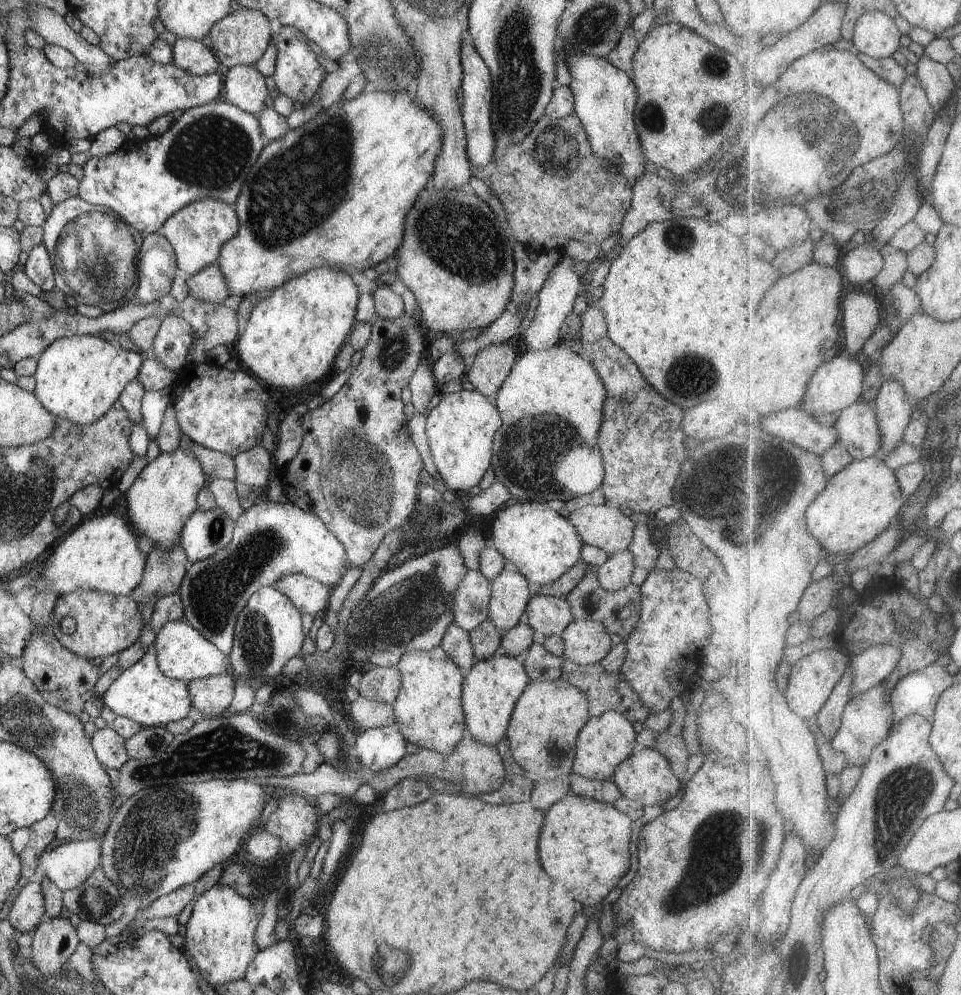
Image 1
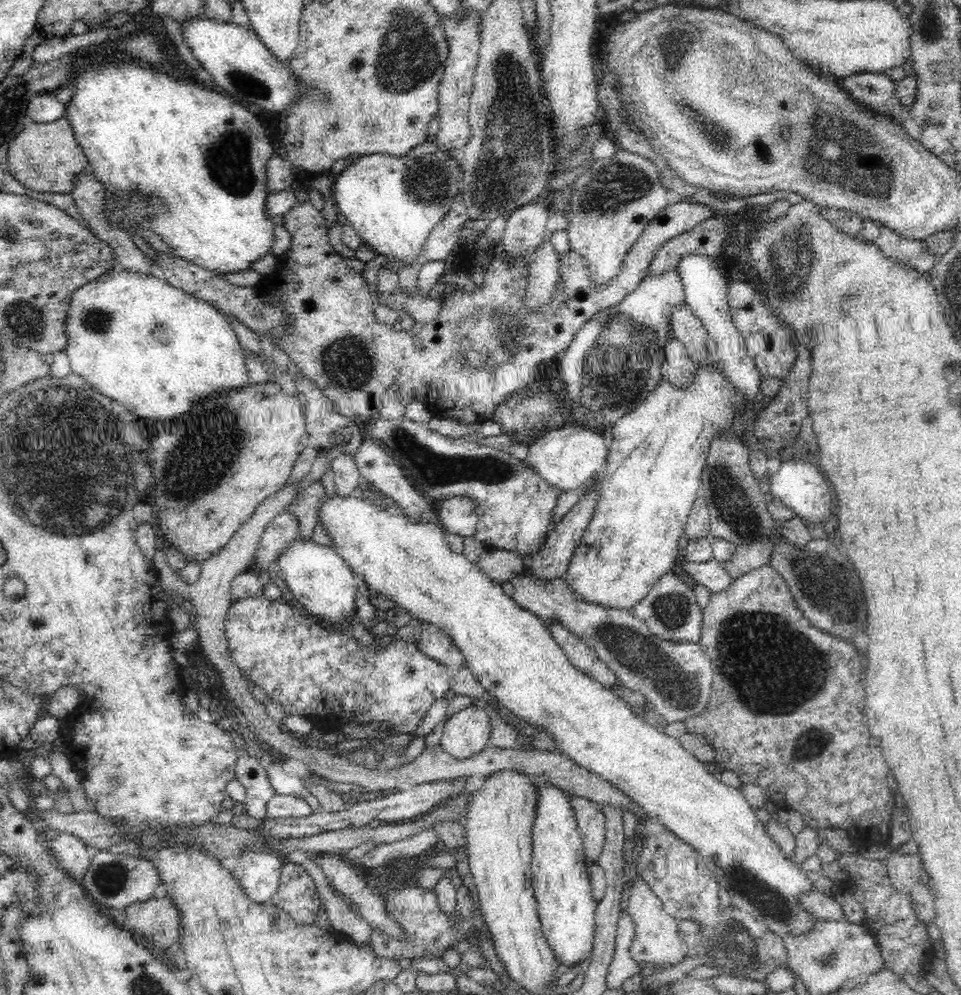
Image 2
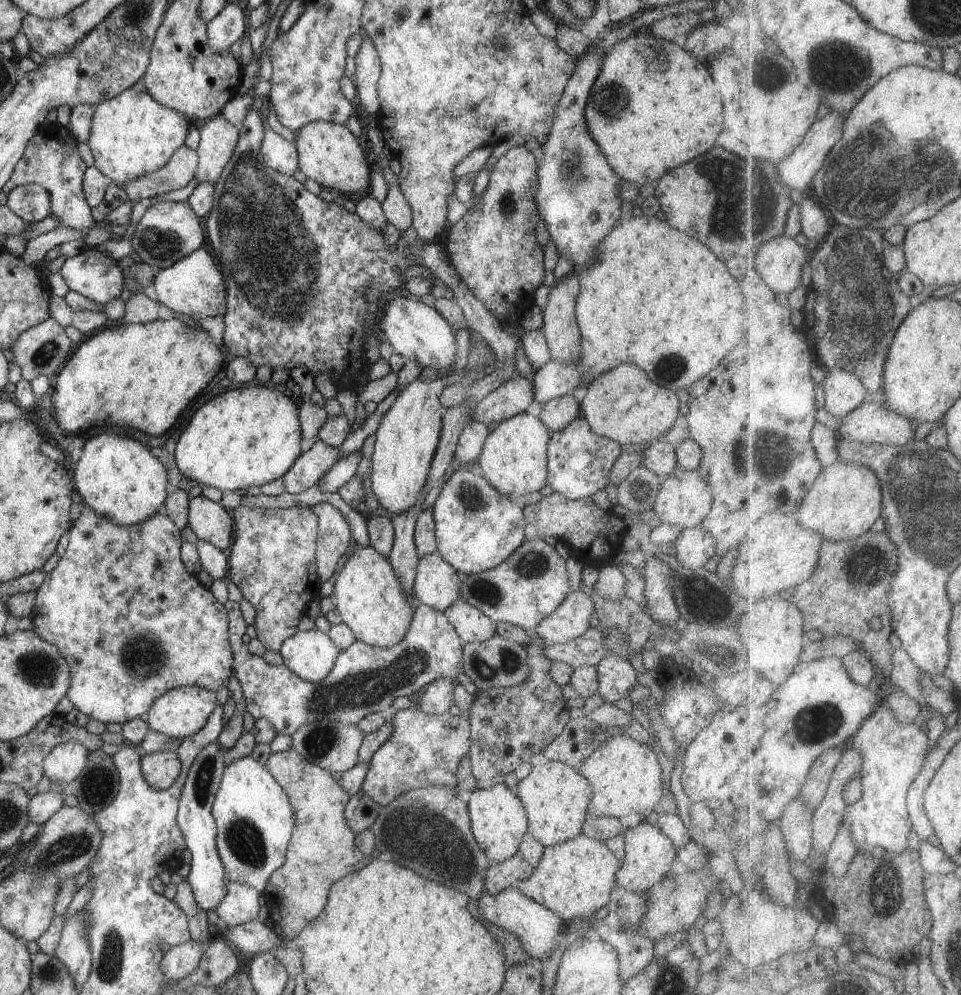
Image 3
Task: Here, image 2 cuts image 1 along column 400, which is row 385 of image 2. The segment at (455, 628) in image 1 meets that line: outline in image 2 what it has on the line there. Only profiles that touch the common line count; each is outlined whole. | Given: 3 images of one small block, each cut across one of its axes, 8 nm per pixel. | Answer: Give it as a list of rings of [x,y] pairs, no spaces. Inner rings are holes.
[[[716,360],[709,364],[709,367],[700,365],[697,367],[695,377],[691,385],[685,387],[677,387],[672,385],[668,379],[662,377],[657,384],[657,387],[653,391],[650,391],[648,397],[646,397],[640,404],[637,404],[631,412],[626,413],[614,422],[613,426],[607,431],[612,436],[612,442],[609,449],[609,454],[606,463],[603,467],[603,472],[598,473],[598,479],[595,482],[596,487],[589,488],[582,498],[567,512],[567,514],[561,519],[561,521],[554,525],[549,535],[546,537],[542,548],[534,555],[528,566],[528,572],[538,579],[555,579],[564,577],[570,585],[572,592],[582,597],[582,601],[592,602],[596,605],[602,605],[602,607],[614,607],[614,609],[630,609],[637,605],[650,592],[652,586],[658,579],[666,572],[670,571],[670,568],[681,559],[681,553],[678,549],[678,540],[682,538],[682,532],[686,526],[688,516],[694,506],[694,501],[698,496],[698,490],[700,486],[700,478],[702,478],[702,470],[706,466],[706,457],[709,456],[710,444],[714,438],[720,438],[725,436],[728,429],[731,428],[734,418],[738,416],[738,408],[733,400],[730,403],[731,396],[734,396],[736,389],[732,385],[732,381],[724,374],[724,369],[718,365]]]

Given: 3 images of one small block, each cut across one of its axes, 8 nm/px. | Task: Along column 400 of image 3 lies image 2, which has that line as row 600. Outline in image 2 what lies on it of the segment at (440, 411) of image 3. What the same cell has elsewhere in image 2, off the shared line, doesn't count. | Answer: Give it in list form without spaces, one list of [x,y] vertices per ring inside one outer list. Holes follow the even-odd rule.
[[[353,493],[350,496],[340,497],[336,494],[331,497],[324,497],[318,509],[317,520],[323,524],[323,528],[331,538],[331,546],[343,558],[343,561],[351,568],[355,576],[363,576],[363,580],[368,586],[369,590],[374,594],[380,594],[383,598],[396,602],[396,607],[402,610],[407,610],[411,614],[411,618],[417,618],[419,621],[437,626],[444,634],[449,636],[449,639],[458,647],[462,652],[465,659],[466,667],[474,674],[476,681],[491,695],[495,697],[500,705],[506,706],[511,710],[514,716],[518,716],[524,721],[527,721],[534,727],[540,727],[542,731],[547,732],[558,745],[559,752],[570,757],[574,764],[581,766],[583,769],[589,770],[591,773],[597,774],[604,780],[611,782],[611,785],[616,786],[622,790],[626,797],[630,798],[638,807],[644,809],[648,817],[656,818],[662,824],[666,825],[667,830],[674,833],[674,836],[680,838],[686,844],[690,845],[697,853],[698,856],[706,863],[708,870],[716,877],[719,888],[727,890],[731,896],[731,904],[752,915],[756,920],[764,923],[770,930],[772,930],[779,938],[783,939],[791,934],[791,936],[800,936],[806,932],[812,932],[814,925],[820,921],[814,918],[809,912],[806,912],[797,901],[802,893],[809,891],[813,888],[814,877],[811,876],[804,867],[795,864],[788,855],[785,855],[767,834],[763,822],[758,820],[755,815],[755,810],[746,802],[744,796],[737,788],[727,786],[720,782],[715,774],[706,771],[705,763],[697,759],[696,754],[690,753],[683,746],[677,738],[672,738],[670,735],[663,734],[662,730],[650,726],[642,716],[634,714],[631,706],[622,698],[618,698],[611,690],[608,690],[602,684],[595,682],[592,678],[580,673],[571,663],[570,660],[564,655],[558,643],[554,640],[553,634],[546,628],[546,623],[536,614],[518,606],[518,603],[512,600],[509,596],[504,594],[501,585],[495,583],[488,575],[484,574],[477,564],[470,563],[462,553],[453,552],[450,546],[444,539],[444,531],[437,519],[430,523],[414,523],[409,518],[398,514],[396,510],[388,509],[384,505],[372,503],[368,499],[364,499],[361,495]]]

